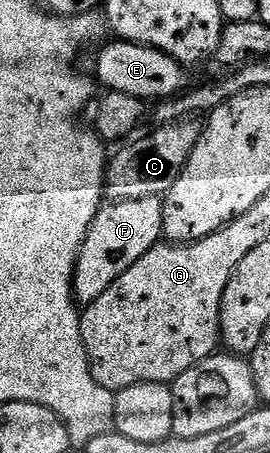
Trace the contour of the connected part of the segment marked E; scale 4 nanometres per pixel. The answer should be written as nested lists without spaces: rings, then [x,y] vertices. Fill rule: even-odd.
[[[110,39],[99,51],[98,58],[94,61],[94,73],[97,84],[101,88],[103,85],[103,90],[120,95],[132,95],[132,99],[140,99],[144,103],[165,101],[187,92],[188,89],[187,66],[181,65],[164,51],[147,45],[133,45],[131,41],[121,39]]]

